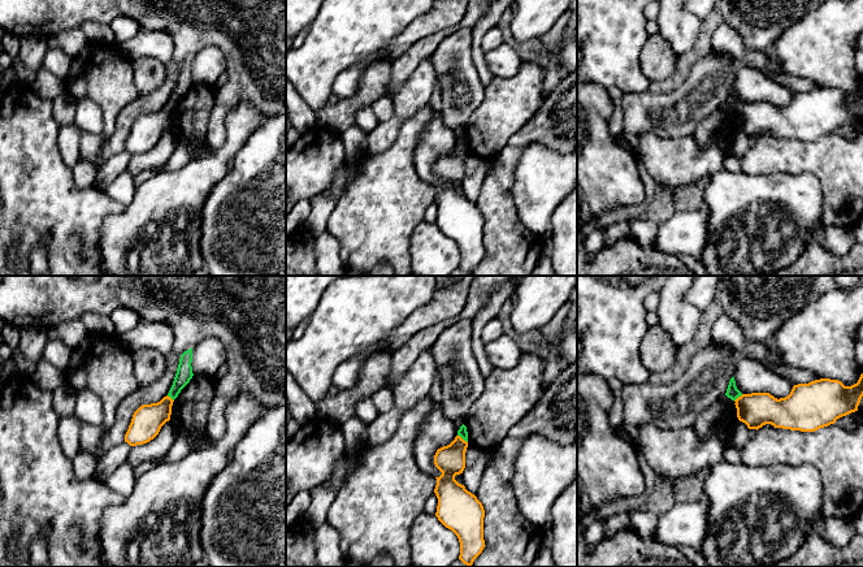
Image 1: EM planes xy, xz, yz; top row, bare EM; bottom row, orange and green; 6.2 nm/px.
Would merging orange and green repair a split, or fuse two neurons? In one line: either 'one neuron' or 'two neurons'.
two neurons

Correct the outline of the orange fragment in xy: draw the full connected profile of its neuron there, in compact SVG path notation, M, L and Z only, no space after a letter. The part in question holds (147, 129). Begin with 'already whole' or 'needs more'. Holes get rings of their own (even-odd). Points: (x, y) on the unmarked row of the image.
already whole; M164 105L157 112L143 113L133 124L125 151L130 155L143 153L153 148L161 135L170 129L173 108Z

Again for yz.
already whole; M863 82L851 95L845 95L838 88L820 87L794 94L785 107L751 101L738 105L734 113L738 129L749 138L758 139L771 133L775 137L815 140L858 120L862 105Z

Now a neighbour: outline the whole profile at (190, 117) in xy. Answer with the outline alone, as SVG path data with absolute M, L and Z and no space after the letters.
M200 83L192 85L181 99L172 114L170 131L178 143L194 147L194 159L209 155L213 150L207 143L208 121L214 105L216 87Z

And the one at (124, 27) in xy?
M126 16L114 18L109 25L116 36L116 44L118 46L134 38L140 30L139 25L133 18Z

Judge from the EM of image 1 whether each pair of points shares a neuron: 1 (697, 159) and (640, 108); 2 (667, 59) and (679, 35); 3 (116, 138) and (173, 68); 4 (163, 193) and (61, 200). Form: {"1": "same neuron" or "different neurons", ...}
{"1": "different neurons", "2": "different neurons", "3": "same neuron", "4": "different neurons"}

